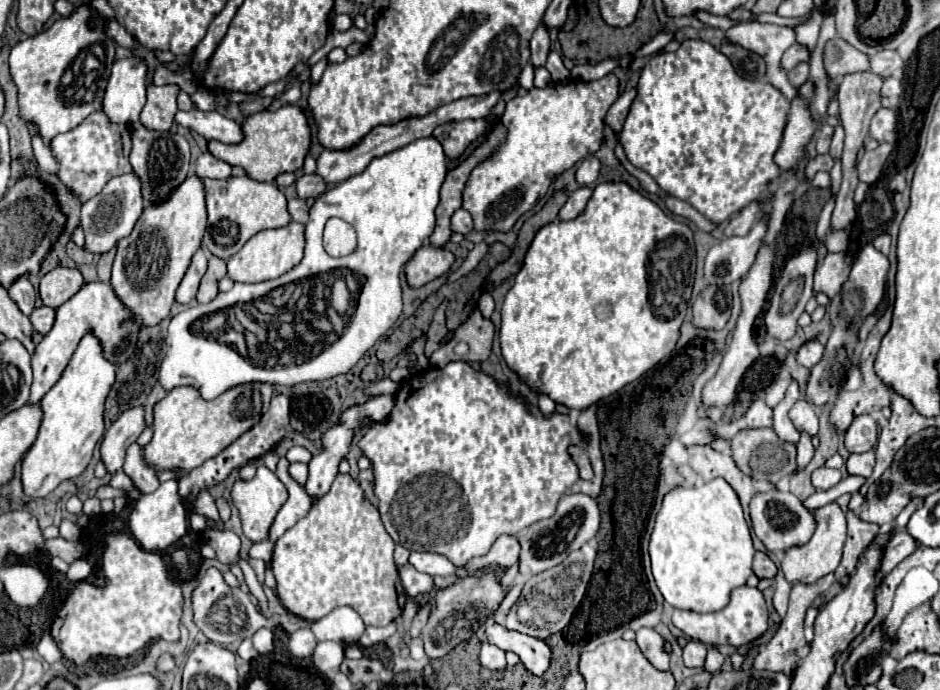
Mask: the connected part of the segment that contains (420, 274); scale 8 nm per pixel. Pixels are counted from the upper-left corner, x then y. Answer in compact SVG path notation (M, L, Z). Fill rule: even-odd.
M423 244L403 266L407 284L411 288L421 288L427 282L439 278L441 274L447 274L455 262L455 254L445 248L435 248L429 244Z

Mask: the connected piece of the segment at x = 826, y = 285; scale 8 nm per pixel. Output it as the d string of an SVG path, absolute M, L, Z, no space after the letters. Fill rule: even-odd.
M847 252L827 254L823 264L815 272L815 292L823 292L829 298L835 298L839 294L843 282L849 278L851 262L853 260Z

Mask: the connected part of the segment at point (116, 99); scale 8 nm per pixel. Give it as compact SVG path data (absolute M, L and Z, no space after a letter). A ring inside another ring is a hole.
M141 56L115 60L103 98L103 112L111 122L133 124L139 120L145 106L147 72L149 66Z

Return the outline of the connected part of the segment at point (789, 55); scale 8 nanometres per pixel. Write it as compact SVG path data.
M795 42L795 44L789 46L787 52L783 54L781 64L783 64L785 70L791 70L791 68L795 68L797 64L801 64L801 62L805 62L805 60L809 60L809 50L807 50L807 46Z

